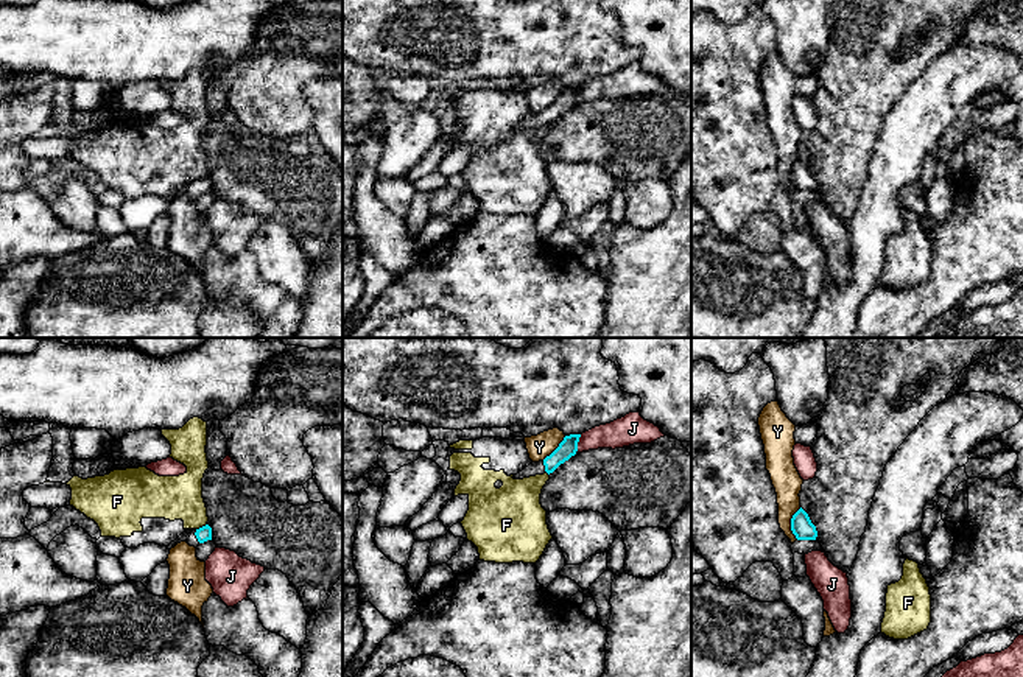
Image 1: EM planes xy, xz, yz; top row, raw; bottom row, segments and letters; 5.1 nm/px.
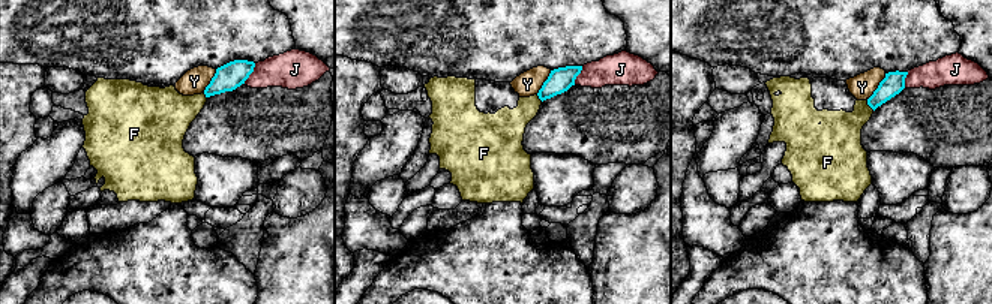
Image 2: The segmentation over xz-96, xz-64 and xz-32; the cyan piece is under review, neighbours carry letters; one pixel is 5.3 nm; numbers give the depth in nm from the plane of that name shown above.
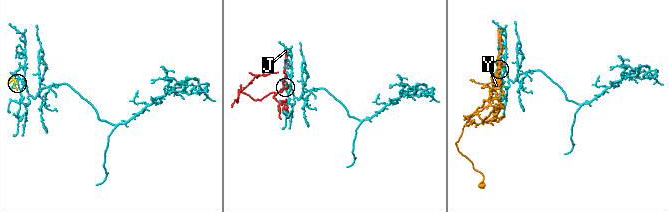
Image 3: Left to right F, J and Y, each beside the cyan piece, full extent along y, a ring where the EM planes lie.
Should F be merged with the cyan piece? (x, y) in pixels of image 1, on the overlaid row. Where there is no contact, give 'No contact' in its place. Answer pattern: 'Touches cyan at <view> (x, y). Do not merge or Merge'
Touches cyan at xy (203, 526). Do not merge

